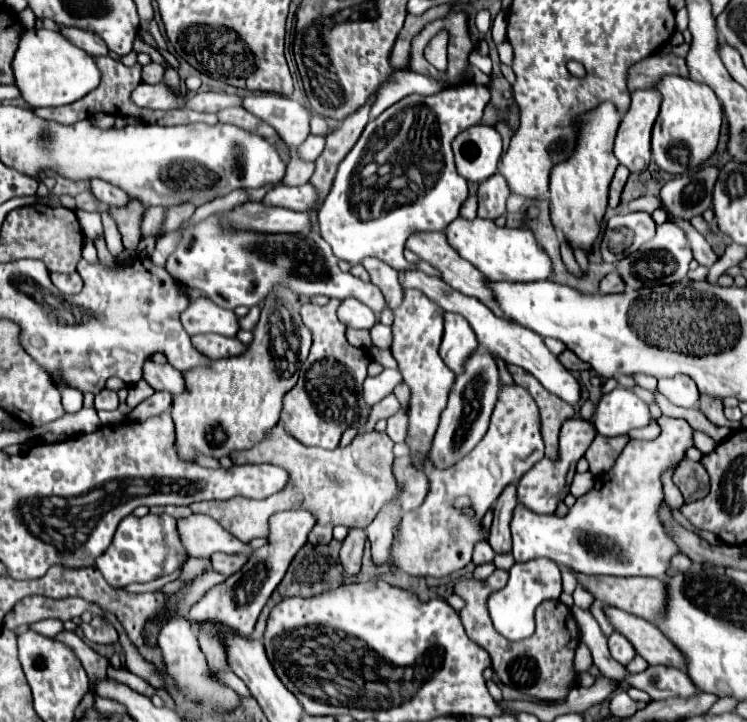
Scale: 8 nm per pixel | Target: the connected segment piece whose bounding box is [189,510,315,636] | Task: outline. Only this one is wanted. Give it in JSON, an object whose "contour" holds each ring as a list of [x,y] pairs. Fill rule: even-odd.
{"contour":[[[289,510],[289,512],[279,512],[273,514],[269,520],[271,534],[269,534],[269,544],[263,548],[257,548],[251,556],[249,562],[233,576],[229,576],[223,584],[213,586],[191,610],[189,610],[189,620],[213,620],[221,622],[225,626],[231,626],[245,636],[249,636],[257,624],[257,618],[267,604],[269,596],[281,582],[281,578],[287,572],[287,566],[291,564],[293,556],[299,552],[299,548],[307,542],[307,534],[313,528],[315,518],[313,514],[305,510]],[[239,588],[243,588],[243,598],[239,596]]]}

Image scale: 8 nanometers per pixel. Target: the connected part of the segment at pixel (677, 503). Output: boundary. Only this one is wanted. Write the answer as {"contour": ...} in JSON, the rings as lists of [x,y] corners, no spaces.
{"contour":[[[678,464],[670,467],[661,477],[663,482],[664,499],[672,510],[679,510],[684,504],[684,498],[672,480],[672,468],[676,469],[677,467]]]}

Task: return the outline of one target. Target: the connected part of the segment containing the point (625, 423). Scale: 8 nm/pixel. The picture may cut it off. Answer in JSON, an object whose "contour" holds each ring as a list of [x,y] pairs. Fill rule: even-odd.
{"contour":[[[621,386],[603,394],[593,414],[593,424],[601,436],[627,434],[633,428],[647,426],[649,420],[649,404]]]}

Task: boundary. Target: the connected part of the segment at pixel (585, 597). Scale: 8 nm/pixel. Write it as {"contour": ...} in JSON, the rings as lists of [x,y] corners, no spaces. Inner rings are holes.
{"contour":[[[580,584],[577,585],[572,597],[575,605],[583,608],[584,610],[590,611],[590,607],[594,601],[594,597]]]}

